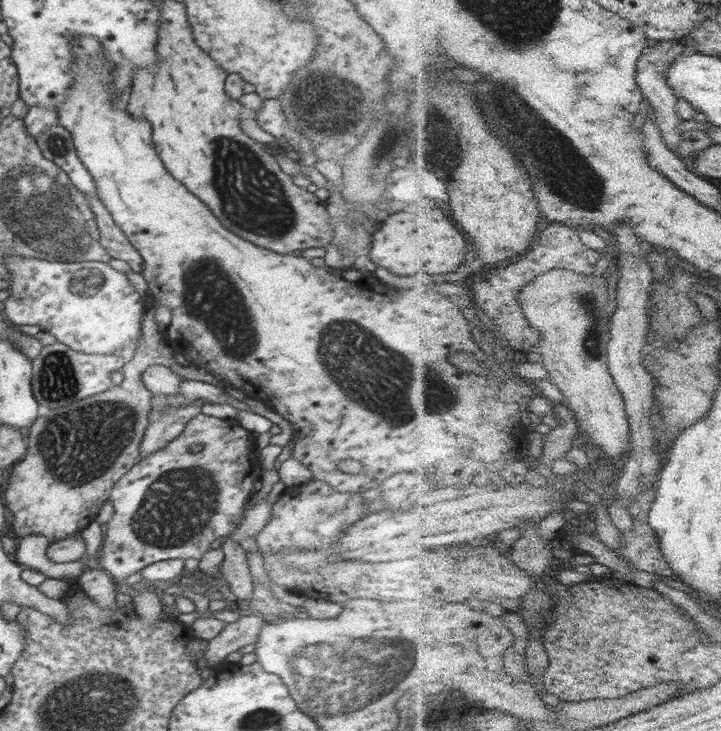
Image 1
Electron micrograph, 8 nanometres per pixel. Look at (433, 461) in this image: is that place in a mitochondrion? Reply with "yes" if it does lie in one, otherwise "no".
no

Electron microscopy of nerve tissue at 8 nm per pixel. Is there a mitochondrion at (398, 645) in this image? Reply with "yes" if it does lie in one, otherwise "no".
yes

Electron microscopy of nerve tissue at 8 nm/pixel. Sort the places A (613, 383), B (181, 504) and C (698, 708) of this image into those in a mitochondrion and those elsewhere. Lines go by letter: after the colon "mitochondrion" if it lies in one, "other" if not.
A: other
B: mitochondrion
C: other

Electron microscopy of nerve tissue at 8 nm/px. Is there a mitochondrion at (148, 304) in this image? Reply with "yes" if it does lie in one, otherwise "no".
no

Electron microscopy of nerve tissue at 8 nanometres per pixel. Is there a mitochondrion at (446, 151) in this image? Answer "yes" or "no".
yes

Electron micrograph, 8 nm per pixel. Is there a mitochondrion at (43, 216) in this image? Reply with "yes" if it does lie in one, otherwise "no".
yes

